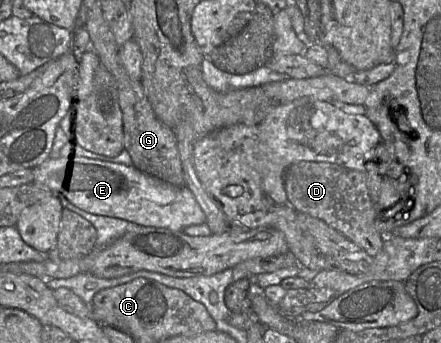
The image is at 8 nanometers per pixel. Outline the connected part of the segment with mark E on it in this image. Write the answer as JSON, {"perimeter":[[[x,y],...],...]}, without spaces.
{"perimeter":[[[49,157],[32,171],[33,183],[47,188],[53,195],[62,197],[92,214],[173,231],[183,231],[188,226],[206,223],[206,216],[188,187],[173,186],[138,170],[133,165],[80,157]]]}

